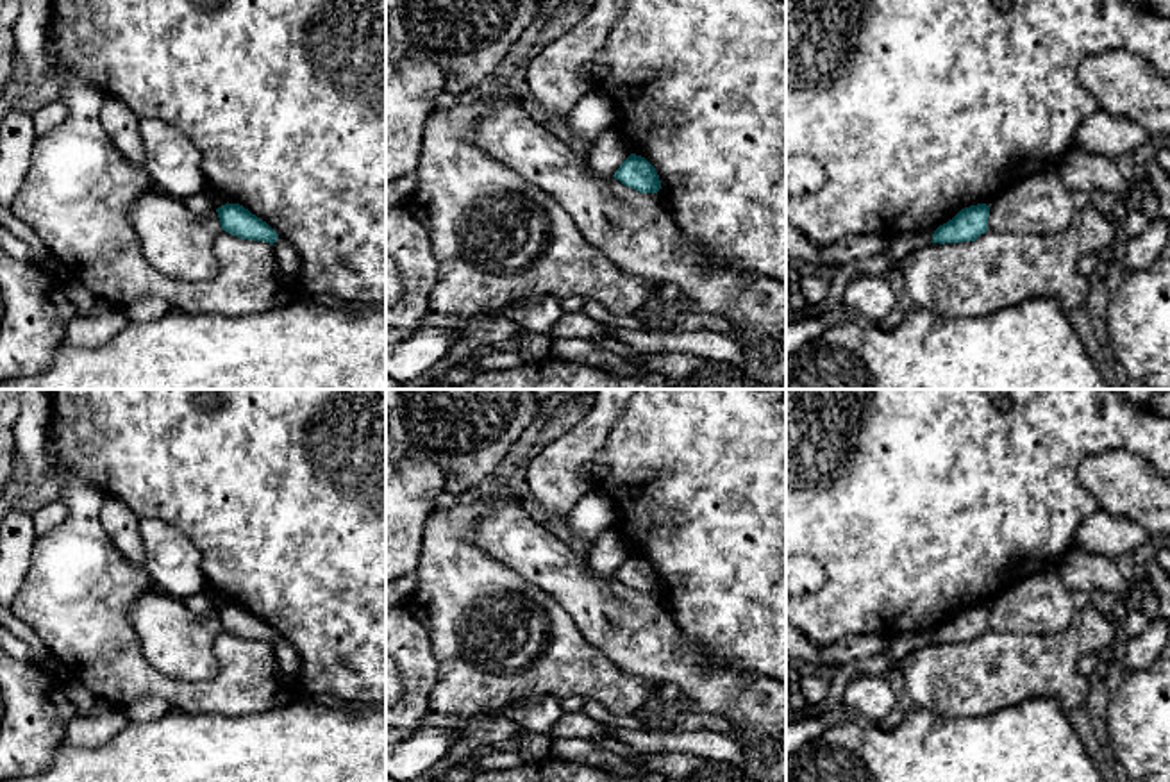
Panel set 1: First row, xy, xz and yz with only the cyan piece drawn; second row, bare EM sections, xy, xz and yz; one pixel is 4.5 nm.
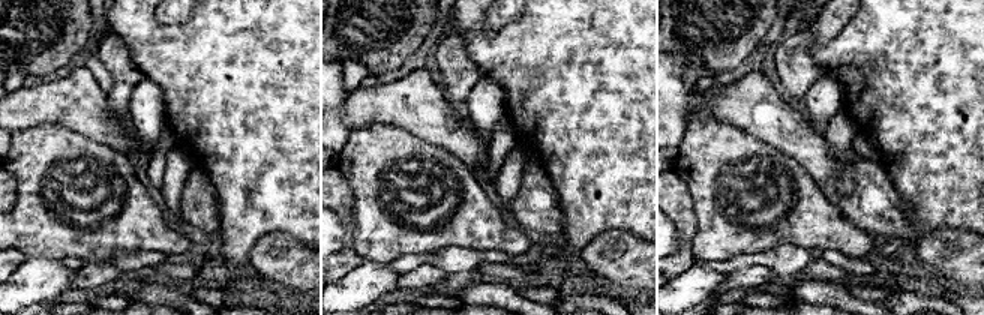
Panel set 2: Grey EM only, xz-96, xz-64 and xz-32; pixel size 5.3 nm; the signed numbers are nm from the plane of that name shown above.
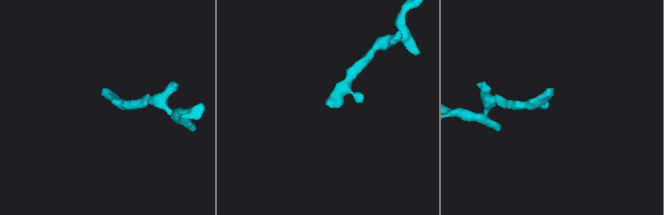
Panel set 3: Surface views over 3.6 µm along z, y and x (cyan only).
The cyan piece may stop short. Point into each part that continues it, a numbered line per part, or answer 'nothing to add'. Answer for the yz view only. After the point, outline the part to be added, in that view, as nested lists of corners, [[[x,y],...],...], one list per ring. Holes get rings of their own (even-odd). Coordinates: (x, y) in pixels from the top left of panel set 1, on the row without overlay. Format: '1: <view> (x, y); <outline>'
nothing to add

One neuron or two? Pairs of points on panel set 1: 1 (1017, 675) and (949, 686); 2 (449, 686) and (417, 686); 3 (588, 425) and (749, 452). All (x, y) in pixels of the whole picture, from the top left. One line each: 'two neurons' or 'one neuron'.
1: one neuron
2: two neurons
3: two neurons

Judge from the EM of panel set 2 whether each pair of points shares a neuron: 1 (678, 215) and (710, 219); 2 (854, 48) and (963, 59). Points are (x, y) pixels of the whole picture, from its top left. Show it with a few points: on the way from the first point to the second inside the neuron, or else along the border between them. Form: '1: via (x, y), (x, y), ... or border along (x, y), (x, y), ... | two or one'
1: border along (686, 183), (695, 215), (692, 252) | two
2: via (881, 50), (885, 50), (893, 57), (936, 57) | one

